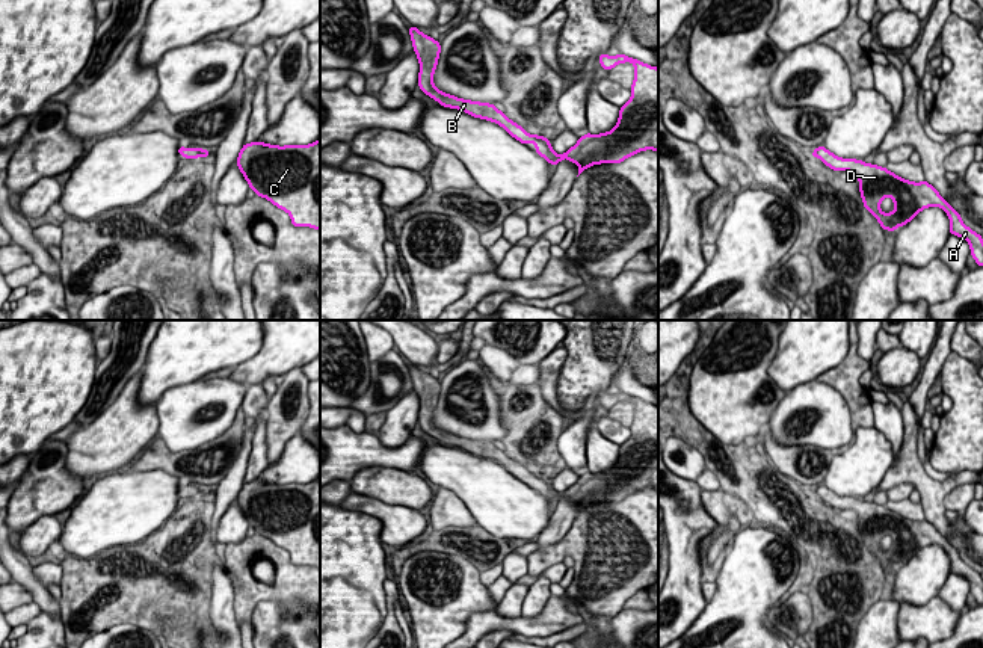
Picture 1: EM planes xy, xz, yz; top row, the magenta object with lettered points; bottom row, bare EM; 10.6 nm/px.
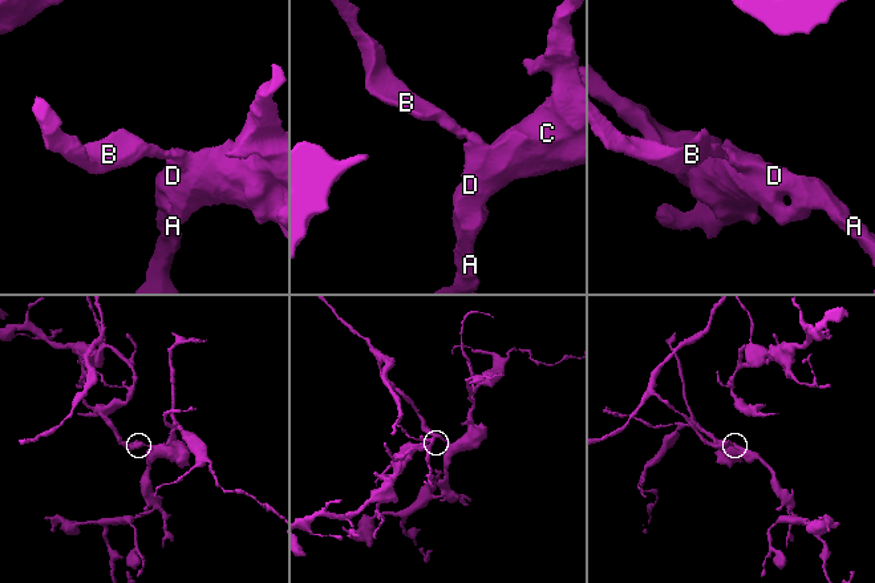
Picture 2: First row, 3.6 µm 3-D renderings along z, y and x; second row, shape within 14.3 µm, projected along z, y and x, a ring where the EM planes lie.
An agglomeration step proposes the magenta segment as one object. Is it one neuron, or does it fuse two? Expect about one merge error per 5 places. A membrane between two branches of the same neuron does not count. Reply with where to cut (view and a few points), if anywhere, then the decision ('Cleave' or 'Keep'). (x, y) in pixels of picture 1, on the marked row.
No split. Keep

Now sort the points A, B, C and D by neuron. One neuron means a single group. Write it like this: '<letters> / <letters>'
A B C D

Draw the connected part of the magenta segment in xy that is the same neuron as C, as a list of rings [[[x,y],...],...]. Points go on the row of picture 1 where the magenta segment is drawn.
[[[320,139],[310,145],[245,143],[237,166],[255,195],[269,199],[290,214],[294,227],[311,227],[320,231]]]

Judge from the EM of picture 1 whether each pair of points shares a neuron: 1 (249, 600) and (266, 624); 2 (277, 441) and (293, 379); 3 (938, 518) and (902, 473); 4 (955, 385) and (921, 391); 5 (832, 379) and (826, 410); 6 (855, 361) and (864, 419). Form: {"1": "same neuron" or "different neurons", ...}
{"1": "different neurons", "2": "same neuron", "3": "same neuron", "4": "different neurons", "5": "different neurons", "6": "same neuron"}

